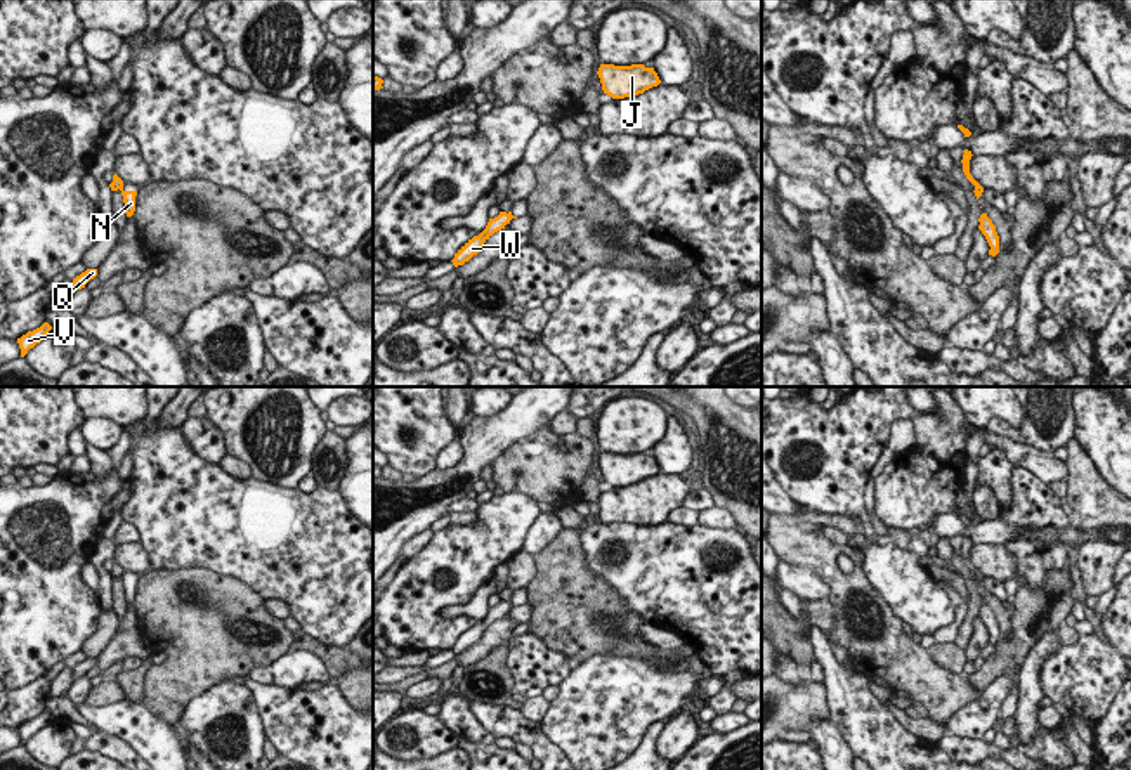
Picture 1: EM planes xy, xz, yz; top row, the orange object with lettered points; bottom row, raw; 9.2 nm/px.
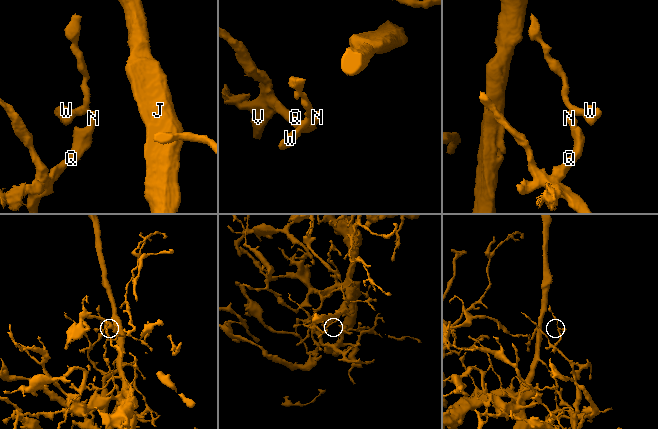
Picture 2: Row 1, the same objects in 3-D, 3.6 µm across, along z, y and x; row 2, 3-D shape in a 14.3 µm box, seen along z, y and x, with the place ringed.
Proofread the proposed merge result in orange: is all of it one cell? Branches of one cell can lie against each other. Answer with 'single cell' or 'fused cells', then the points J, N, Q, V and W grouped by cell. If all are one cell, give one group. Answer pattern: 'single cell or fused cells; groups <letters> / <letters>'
fused cells; groups J N Q V / W

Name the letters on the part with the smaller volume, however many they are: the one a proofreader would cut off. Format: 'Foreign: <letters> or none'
Foreign: W

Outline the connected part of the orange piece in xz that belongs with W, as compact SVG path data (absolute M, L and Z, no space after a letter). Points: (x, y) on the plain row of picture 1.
M500 600L498 605L489 607L486 617L479 623L468 628L456 642L454 647L451 649L454 656L463 654L468 650L474 643L477 643L482 636L482 633L498 619L505 617L507 612L512 609L512 602L508 600Z

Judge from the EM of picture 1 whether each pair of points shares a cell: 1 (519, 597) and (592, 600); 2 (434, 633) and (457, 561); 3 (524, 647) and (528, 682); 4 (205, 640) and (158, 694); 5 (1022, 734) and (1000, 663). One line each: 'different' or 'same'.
1: different
2: same
3: same
4: same
5: different

